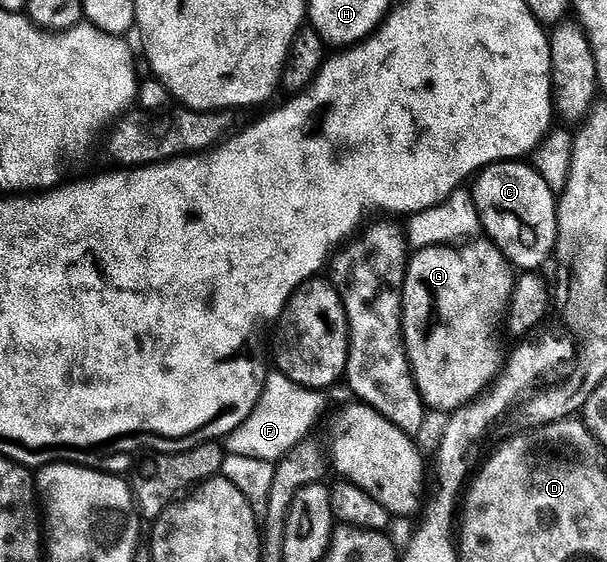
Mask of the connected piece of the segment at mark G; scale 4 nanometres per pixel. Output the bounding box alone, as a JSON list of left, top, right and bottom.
[403,238,516,414]

